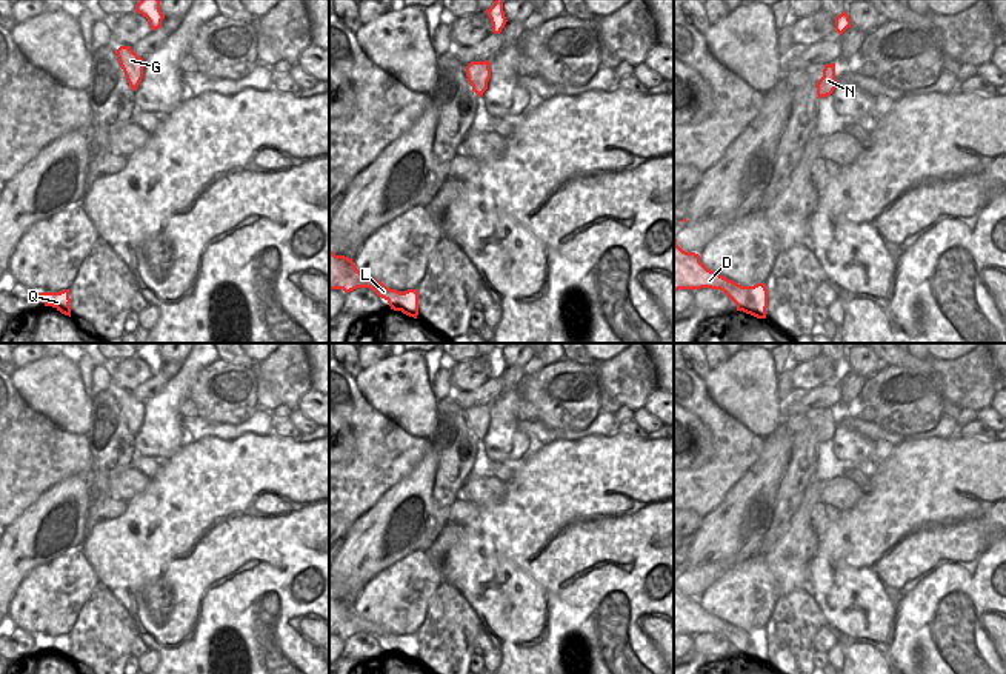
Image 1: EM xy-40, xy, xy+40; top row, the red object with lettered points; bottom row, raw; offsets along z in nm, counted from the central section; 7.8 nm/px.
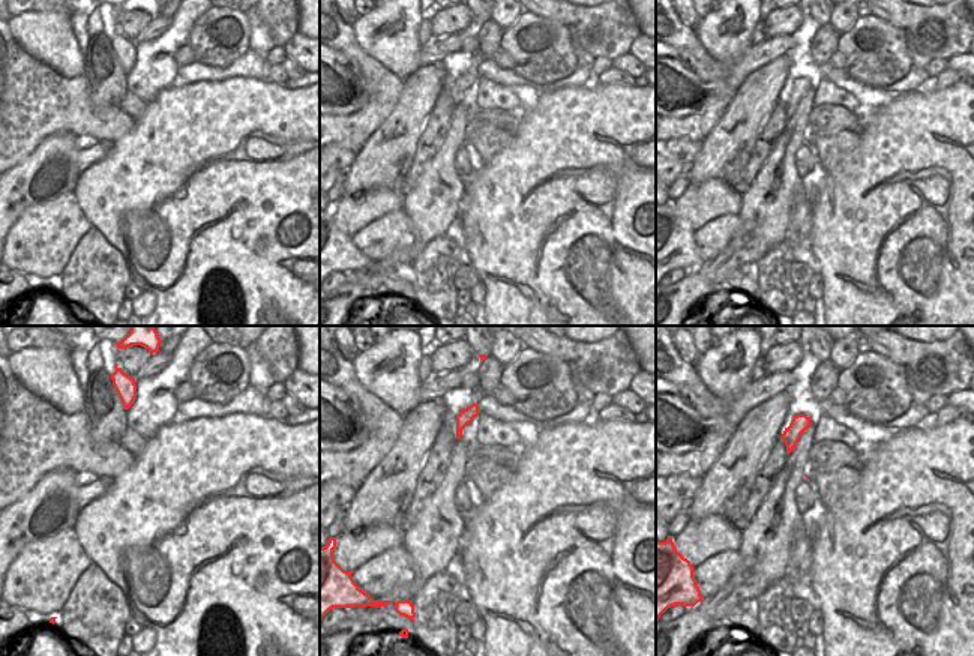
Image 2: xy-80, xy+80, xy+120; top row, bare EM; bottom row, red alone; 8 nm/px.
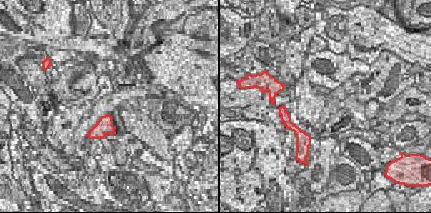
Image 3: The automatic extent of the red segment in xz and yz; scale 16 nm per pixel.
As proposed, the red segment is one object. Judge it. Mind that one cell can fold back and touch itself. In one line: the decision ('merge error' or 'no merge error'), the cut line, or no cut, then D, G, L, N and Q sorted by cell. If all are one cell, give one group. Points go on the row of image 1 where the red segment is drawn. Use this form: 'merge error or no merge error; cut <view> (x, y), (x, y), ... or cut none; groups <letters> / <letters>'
merge error; cut xy+40 (817, 88), (829, 94); groups D L Q / G N

